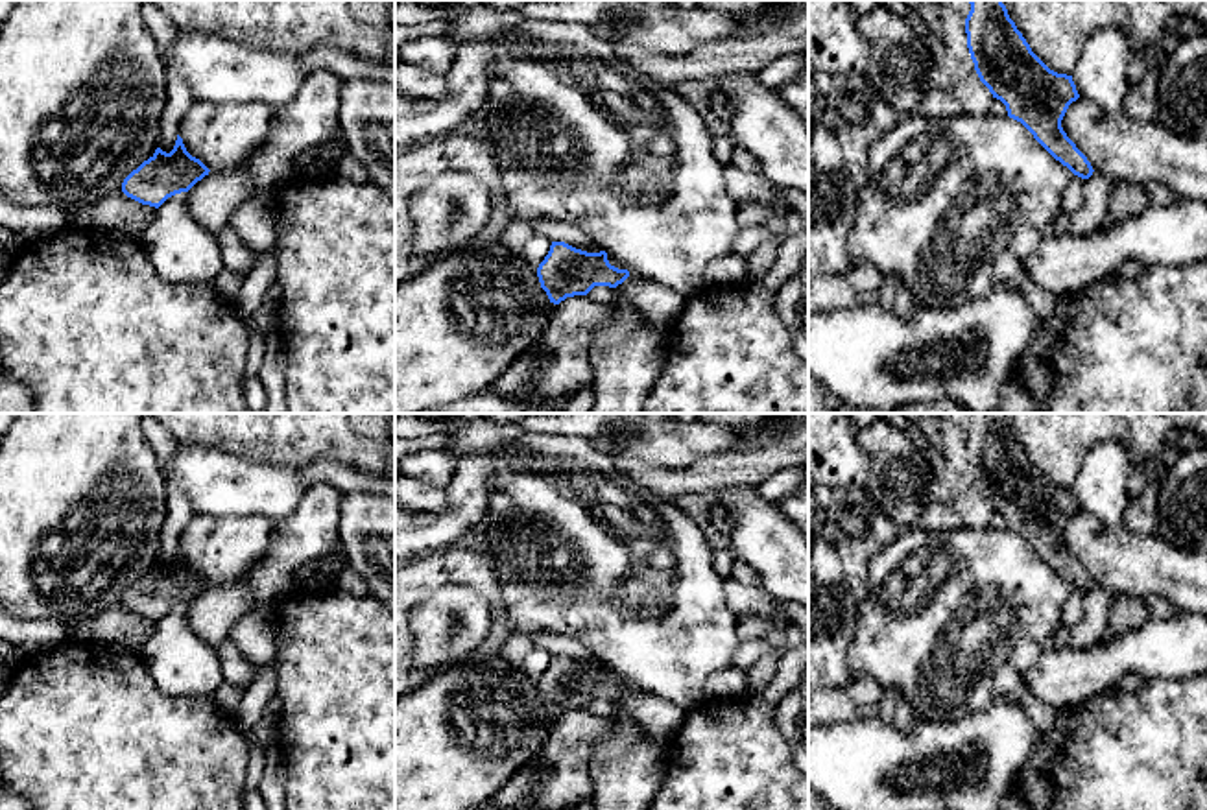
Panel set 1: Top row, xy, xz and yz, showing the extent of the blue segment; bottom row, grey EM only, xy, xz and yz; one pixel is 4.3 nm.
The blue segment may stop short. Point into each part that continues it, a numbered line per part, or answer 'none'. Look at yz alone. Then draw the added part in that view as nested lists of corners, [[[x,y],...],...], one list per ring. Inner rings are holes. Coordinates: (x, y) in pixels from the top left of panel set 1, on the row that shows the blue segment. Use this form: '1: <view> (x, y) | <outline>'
none

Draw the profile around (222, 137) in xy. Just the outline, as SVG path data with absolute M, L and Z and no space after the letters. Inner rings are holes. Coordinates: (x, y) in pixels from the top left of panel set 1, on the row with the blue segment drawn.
M194 101L179 137L210 172L238 168L269 135L275 109L262 101L214 105Z

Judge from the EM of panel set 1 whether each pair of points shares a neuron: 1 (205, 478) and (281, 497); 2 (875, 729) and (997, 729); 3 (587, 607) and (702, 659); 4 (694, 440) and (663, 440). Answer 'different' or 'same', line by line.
1: same
2: same
3: same
4: same

